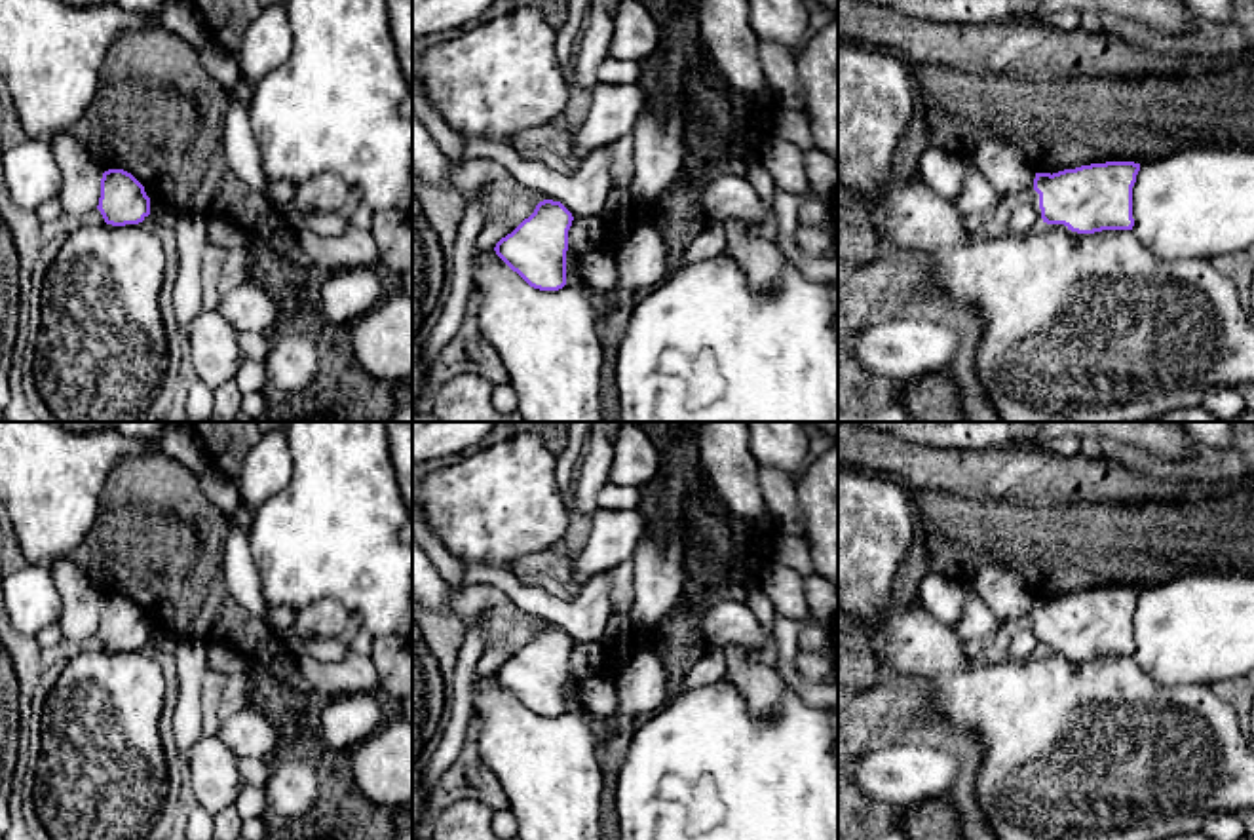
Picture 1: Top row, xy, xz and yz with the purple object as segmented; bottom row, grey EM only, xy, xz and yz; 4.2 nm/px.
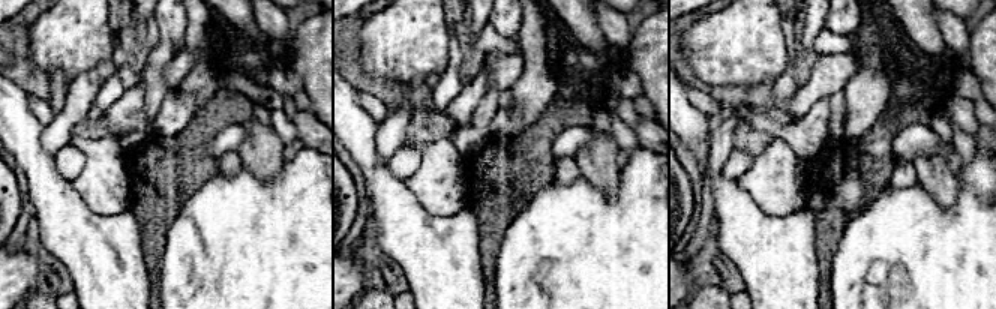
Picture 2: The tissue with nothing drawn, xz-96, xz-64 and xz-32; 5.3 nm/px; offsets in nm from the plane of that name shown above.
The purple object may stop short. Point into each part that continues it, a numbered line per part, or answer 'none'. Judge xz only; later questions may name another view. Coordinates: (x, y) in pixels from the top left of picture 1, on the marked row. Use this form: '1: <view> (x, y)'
none

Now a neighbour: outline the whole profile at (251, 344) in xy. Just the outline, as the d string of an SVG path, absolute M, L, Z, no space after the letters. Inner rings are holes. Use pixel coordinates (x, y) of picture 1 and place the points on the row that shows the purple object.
M239 333L241 359L264 361L270 352L270 336L268 333Z

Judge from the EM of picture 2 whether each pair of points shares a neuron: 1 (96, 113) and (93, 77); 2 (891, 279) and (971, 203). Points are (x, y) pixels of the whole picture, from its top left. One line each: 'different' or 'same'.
1: different
2: same

